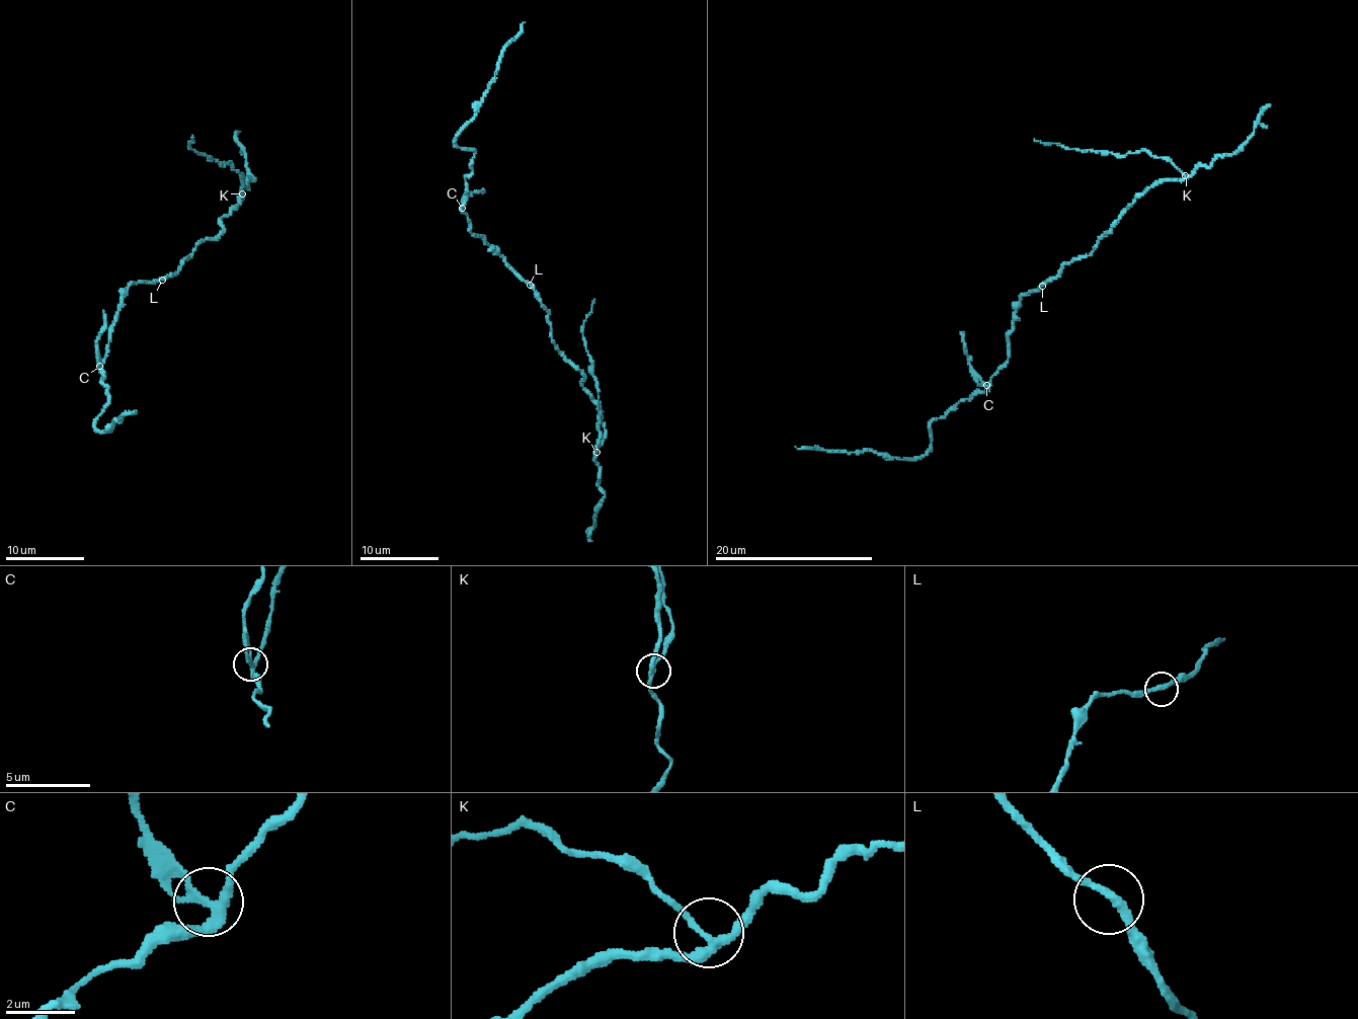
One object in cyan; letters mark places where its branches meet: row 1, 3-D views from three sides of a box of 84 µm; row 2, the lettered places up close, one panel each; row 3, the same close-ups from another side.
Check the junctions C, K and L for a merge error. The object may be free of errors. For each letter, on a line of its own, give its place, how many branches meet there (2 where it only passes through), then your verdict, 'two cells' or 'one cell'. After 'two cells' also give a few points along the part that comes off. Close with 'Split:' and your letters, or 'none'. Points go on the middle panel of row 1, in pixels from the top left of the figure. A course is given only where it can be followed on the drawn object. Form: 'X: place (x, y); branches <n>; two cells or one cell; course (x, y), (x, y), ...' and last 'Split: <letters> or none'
C: place (462, 208); branches 3; two cells; course (461, 207), (468, 193), (483, 188)
K: place (596, 452); branches 3; one cell
L: place (530, 285); branches 2; one cell
Split: C

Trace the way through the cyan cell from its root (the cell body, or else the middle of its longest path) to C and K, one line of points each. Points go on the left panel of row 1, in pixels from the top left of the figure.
C: (159, 278), (155, 282), (140, 281), (128, 288), (118, 308), (104, 363), (99, 367)
K: (159, 278), (171, 276), (189, 259), (193, 248), (220, 232), (222, 218), (238, 209), (242, 193)

